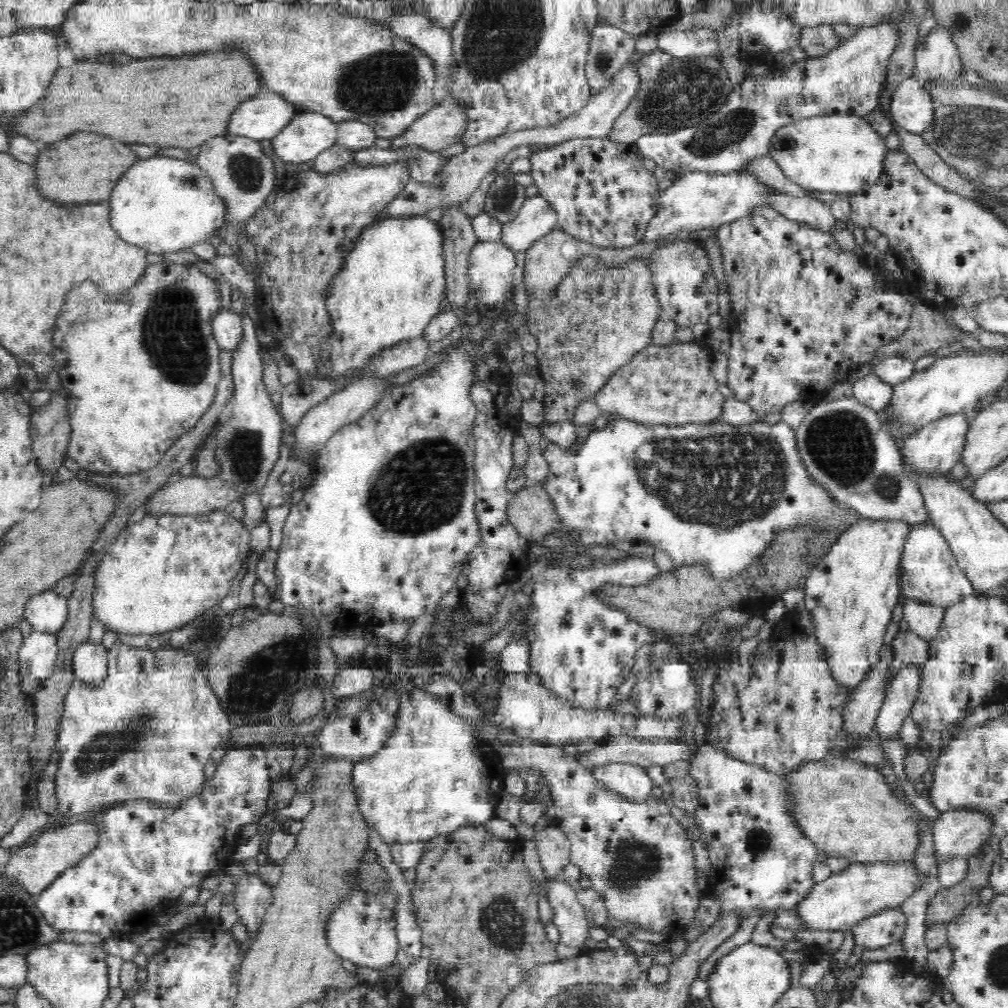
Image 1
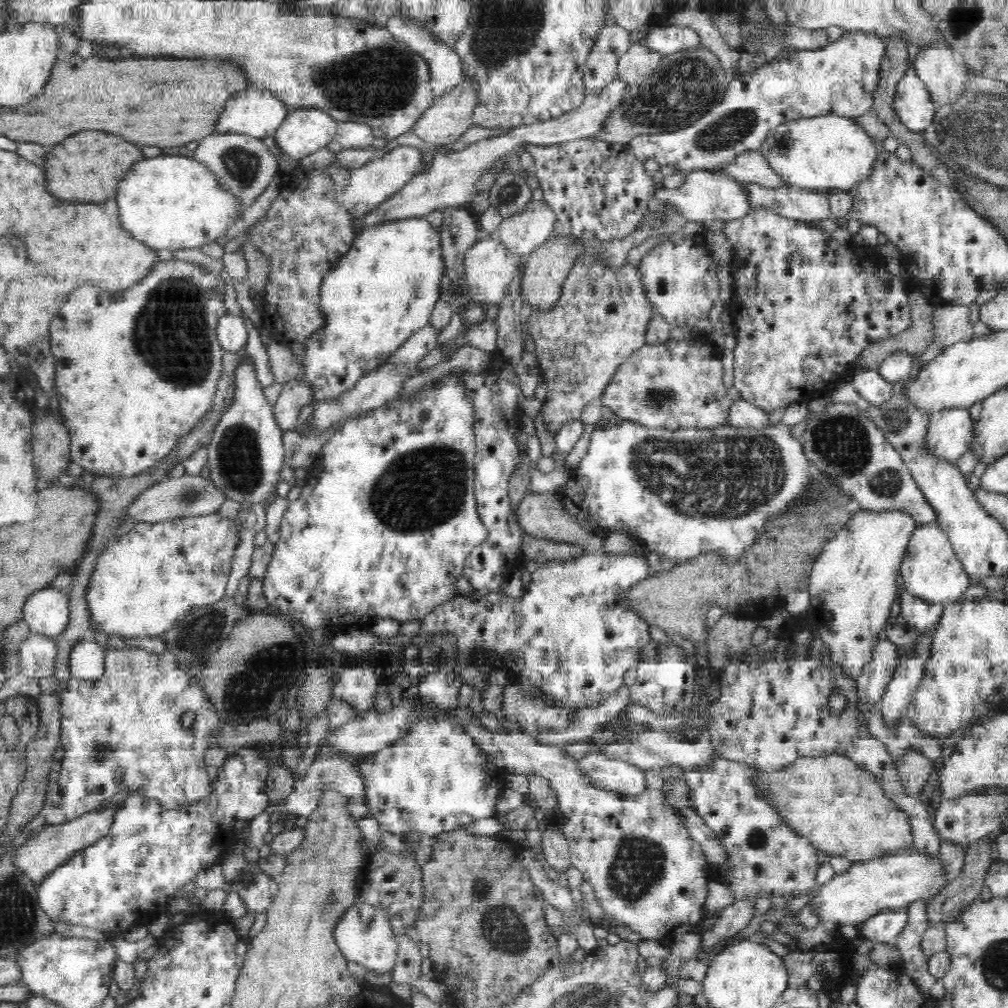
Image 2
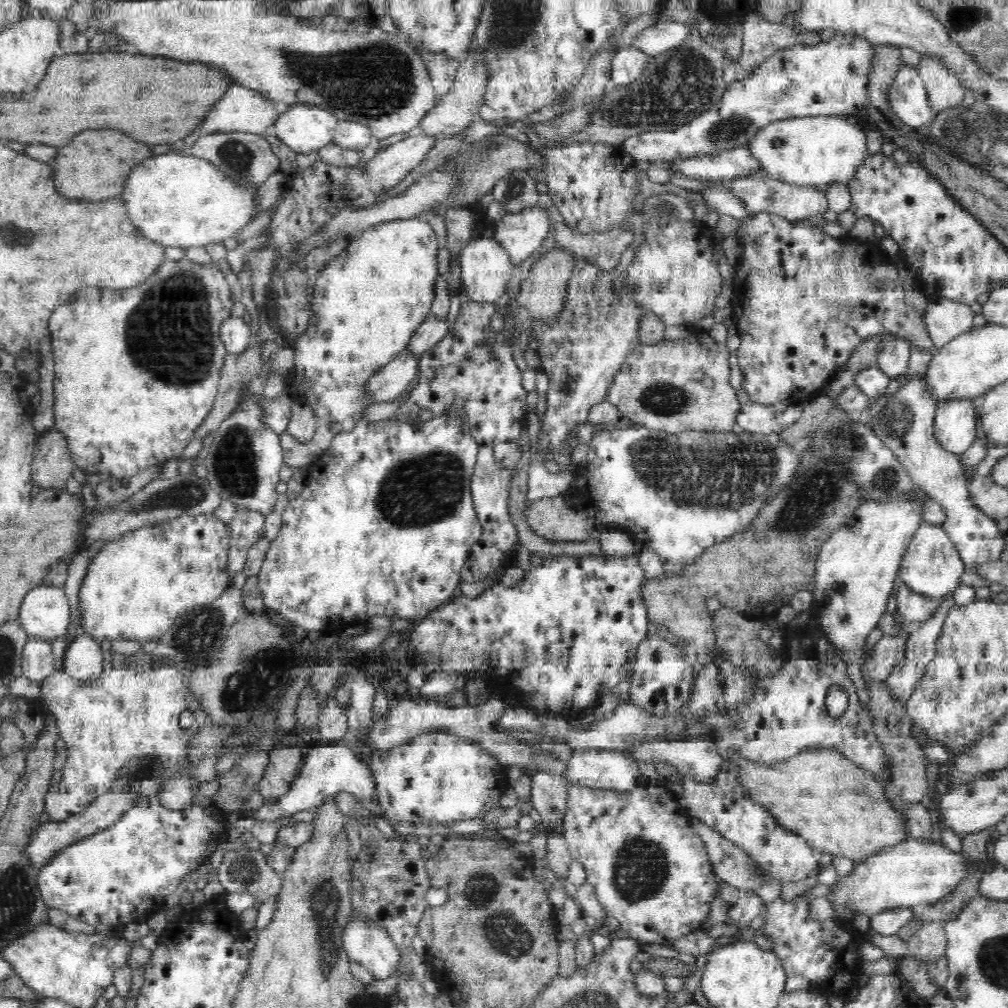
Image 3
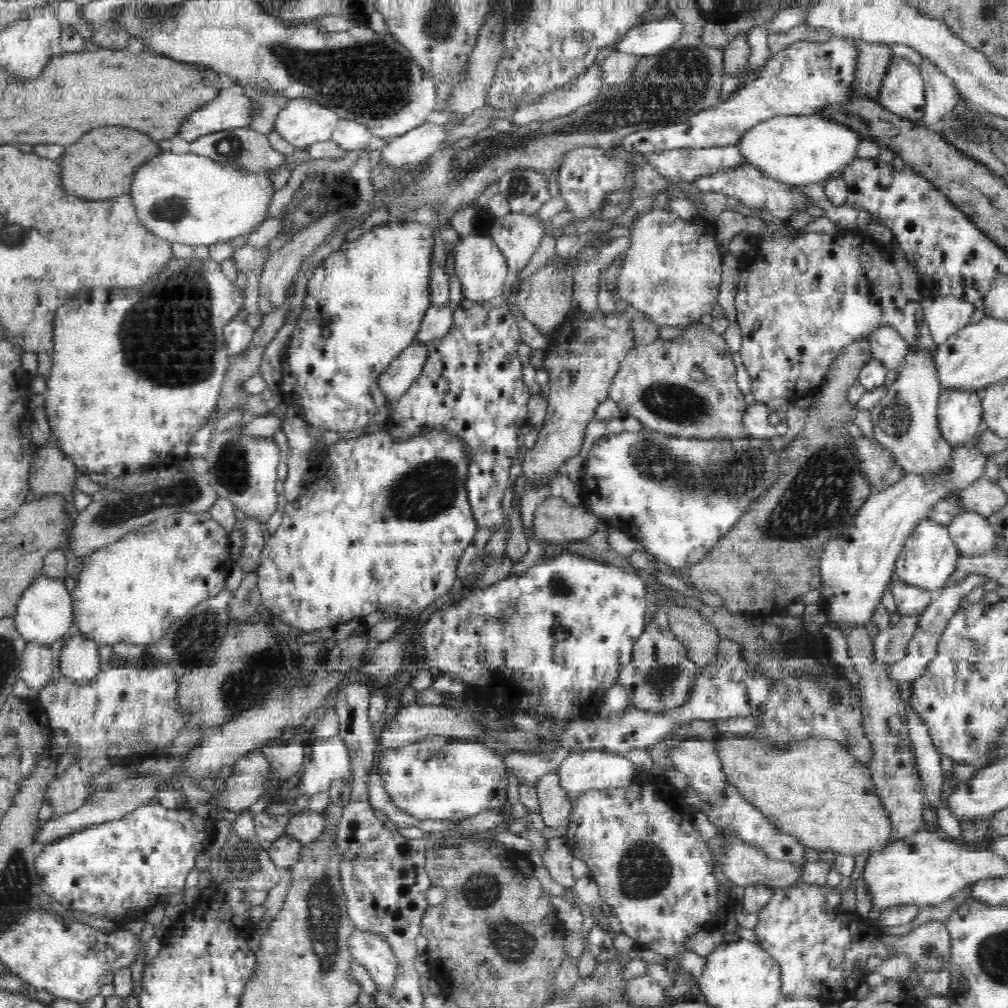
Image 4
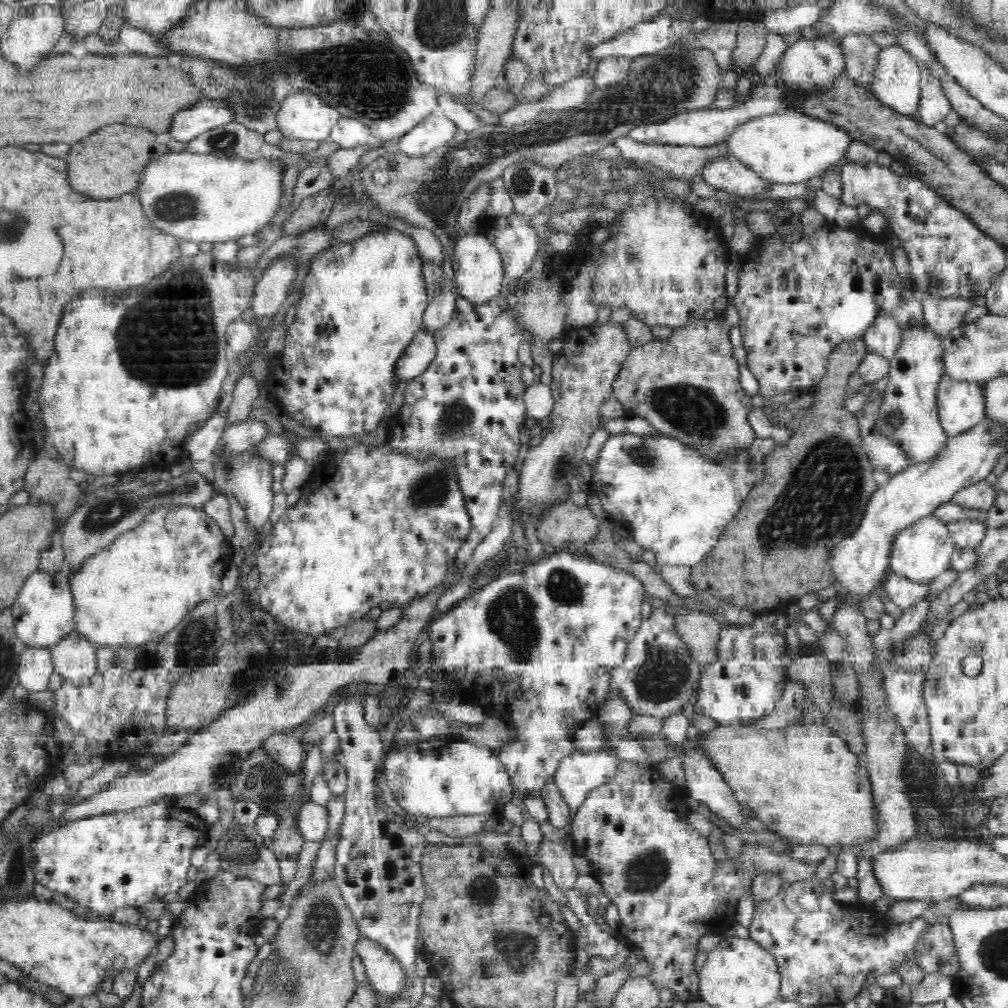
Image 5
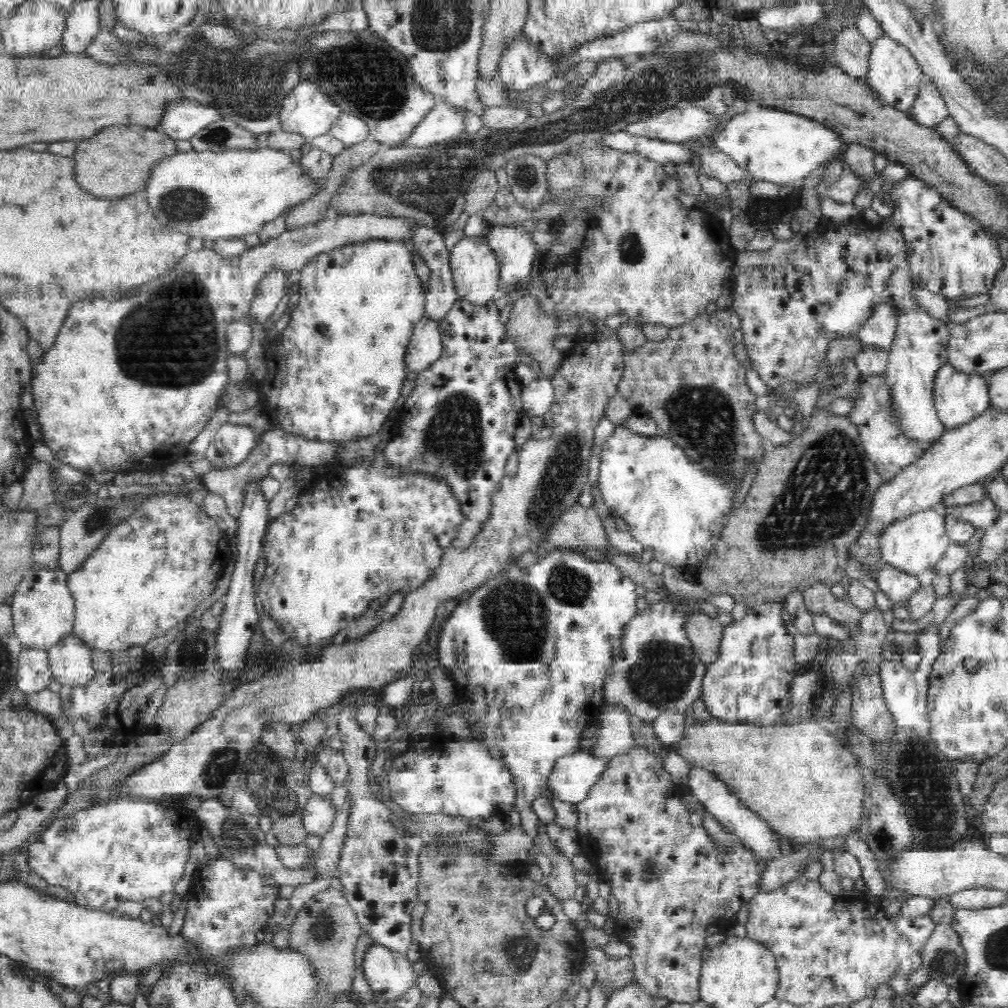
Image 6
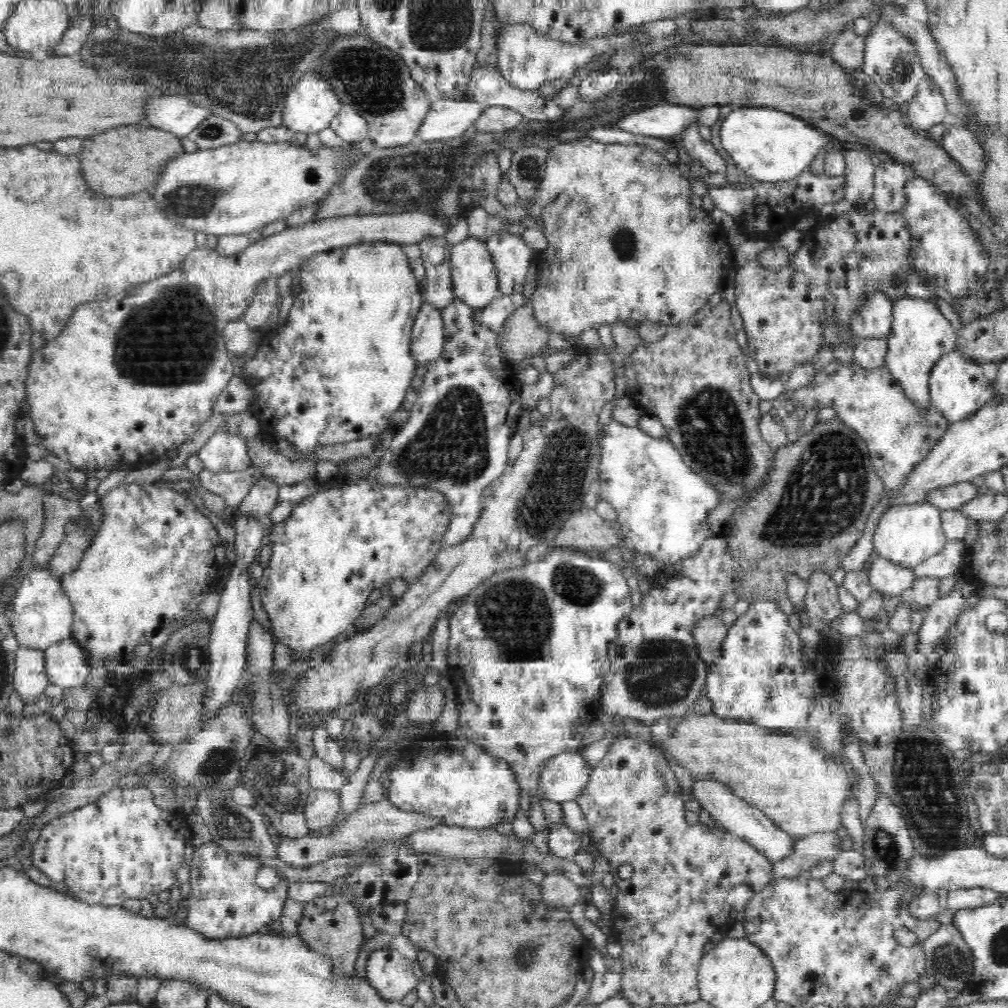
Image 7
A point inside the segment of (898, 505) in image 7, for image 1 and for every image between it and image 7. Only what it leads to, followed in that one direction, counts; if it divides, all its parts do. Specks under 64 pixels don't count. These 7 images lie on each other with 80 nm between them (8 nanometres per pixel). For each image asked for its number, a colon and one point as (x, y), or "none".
1: (930, 573)
2: (931, 570)
3: (932, 565)
4: (928, 555)
5: (921, 551)
6: (913, 543)

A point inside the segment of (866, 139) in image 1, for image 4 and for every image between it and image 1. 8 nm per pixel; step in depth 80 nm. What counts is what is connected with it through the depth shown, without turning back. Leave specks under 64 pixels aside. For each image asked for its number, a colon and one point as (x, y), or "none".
2: (824, 152)
3: (814, 151)
4: (792, 149)

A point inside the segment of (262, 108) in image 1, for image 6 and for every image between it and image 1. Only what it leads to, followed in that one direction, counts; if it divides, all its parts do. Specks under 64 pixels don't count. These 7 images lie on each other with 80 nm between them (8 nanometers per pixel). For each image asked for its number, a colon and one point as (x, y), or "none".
2: (257, 113)
3: (240, 109)
4: (230, 109)
5: (186, 124)
6: (181, 118)

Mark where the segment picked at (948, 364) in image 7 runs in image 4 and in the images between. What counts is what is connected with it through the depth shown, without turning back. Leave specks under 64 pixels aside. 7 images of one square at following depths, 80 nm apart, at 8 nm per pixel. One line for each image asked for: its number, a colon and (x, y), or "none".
4: (960, 415)
5: (960, 404)
6: (959, 396)

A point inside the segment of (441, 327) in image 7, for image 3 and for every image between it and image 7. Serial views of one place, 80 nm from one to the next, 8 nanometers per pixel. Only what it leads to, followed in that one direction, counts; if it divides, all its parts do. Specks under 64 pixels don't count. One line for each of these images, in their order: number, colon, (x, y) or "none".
3: (394, 380)
4: (403, 372)
5: (422, 349)
6: (426, 345)

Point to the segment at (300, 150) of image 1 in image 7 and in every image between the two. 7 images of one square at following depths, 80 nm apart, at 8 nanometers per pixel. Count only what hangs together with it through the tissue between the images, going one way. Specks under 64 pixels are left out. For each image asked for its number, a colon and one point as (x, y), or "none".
2: (304, 130)
3: (304, 127)
4: (303, 121)
5: (303, 113)
6: (308, 111)
7: (311, 104)

